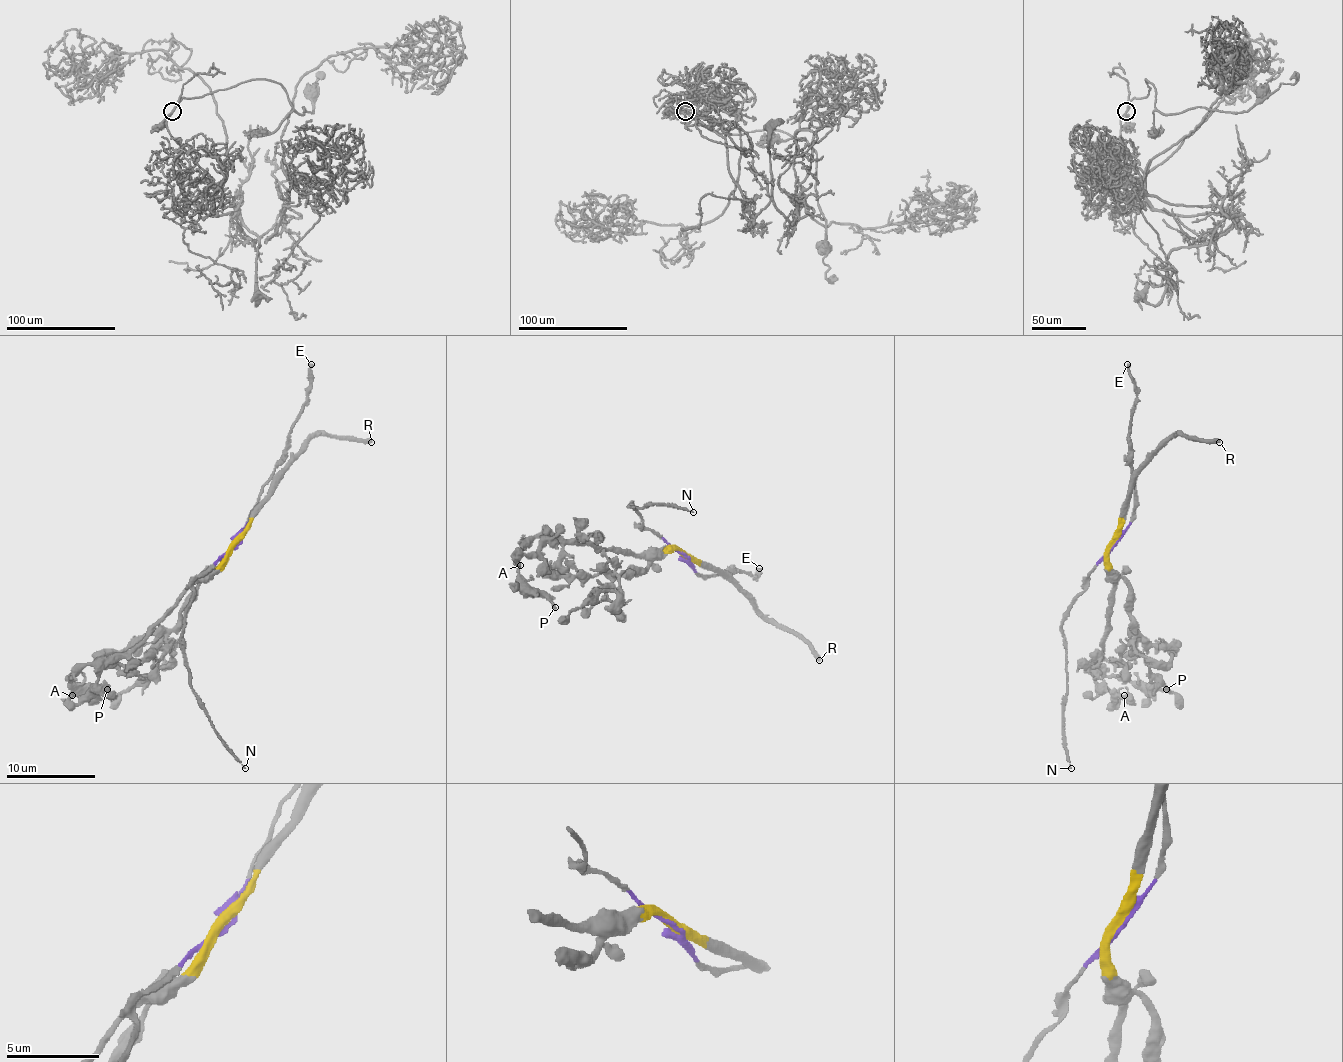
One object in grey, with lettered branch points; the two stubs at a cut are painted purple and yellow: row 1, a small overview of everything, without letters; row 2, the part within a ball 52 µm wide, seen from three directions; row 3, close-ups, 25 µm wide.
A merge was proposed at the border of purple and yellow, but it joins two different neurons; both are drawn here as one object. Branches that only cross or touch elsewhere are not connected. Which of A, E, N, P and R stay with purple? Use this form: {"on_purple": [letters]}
{"on_purple": ["E", "N"]}

